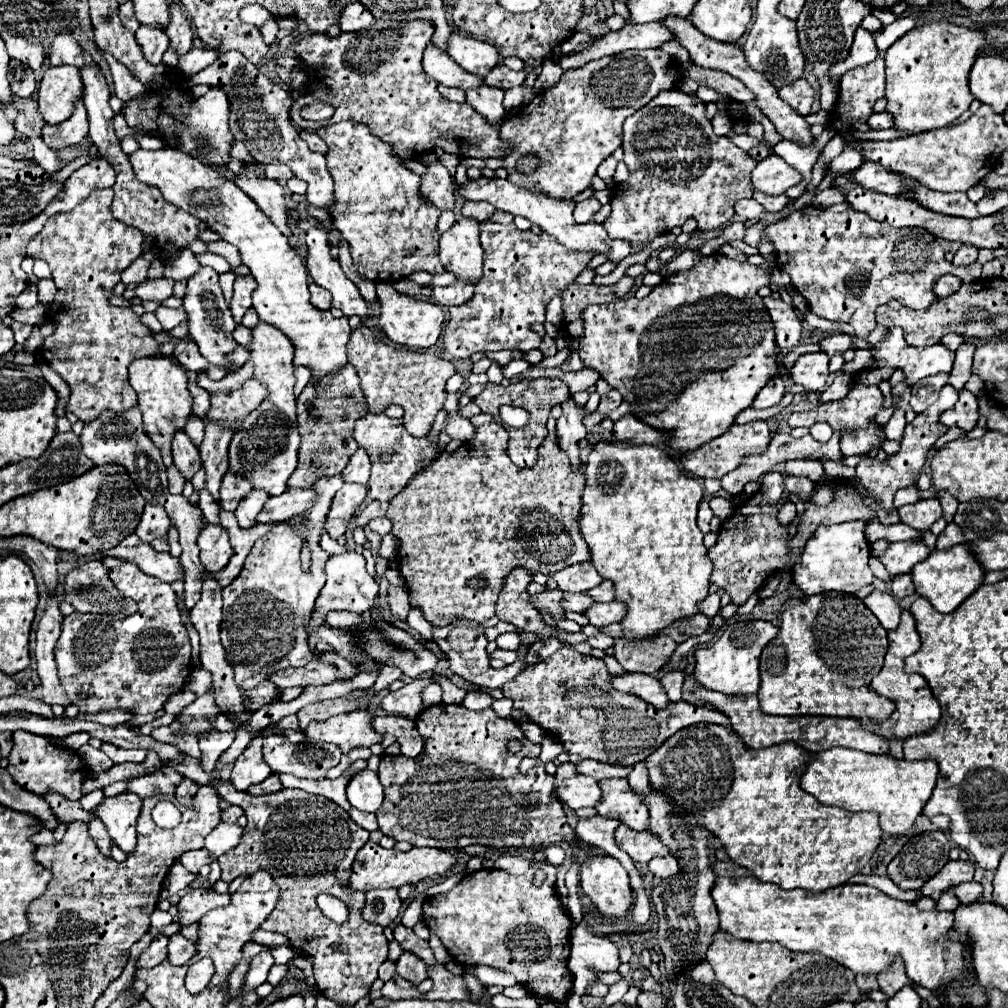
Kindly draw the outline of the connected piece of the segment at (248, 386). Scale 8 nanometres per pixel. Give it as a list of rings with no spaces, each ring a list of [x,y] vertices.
[[[248,380],[242,388],[232,392],[214,392],[210,394],[210,410],[204,420],[212,420],[236,434],[244,422],[244,416],[256,410],[264,398],[268,398],[268,390],[258,380]]]

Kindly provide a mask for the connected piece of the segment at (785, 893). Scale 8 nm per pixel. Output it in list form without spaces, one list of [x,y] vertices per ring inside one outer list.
[[[740,876],[740,878],[716,878],[710,894],[720,916],[720,930],[736,936],[738,940],[778,942],[792,952],[818,952],[854,970],[856,974],[868,974],[868,972],[880,974],[888,970],[894,956],[902,956],[908,978],[916,984],[922,984],[928,990],[940,990],[942,986],[952,984],[952,980],[964,982],[968,976],[962,958],[964,948],[948,940],[948,932],[954,924],[952,912],[918,910],[916,904],[894,900],[884,892],[880,892],[878,888],[866,884],[842,884],[838,888],[812,894],[800,888],[782,890],[776,884],[756,880],[754,876]]]

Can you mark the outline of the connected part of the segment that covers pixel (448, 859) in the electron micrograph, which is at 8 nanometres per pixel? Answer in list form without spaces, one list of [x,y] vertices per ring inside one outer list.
[[[368,840],[368,844],[360,848],[352,864],[352,876],[348,880],[348,888],[368,892],[374,888],[400,888],[402,884],[418,884],[424,878],[448,872],[454,864],[456,864],[456,856],[446,850],[436,850],[436,848],[412,848],[408,852],[384,850],[380,844]]]

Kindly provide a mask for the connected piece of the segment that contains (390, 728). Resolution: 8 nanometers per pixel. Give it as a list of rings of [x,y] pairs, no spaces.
[[[380,716],[376,718],[374,728],[380,730],[380,734],[390,732],[396,736],[396,742],[400,744],[400,754],[408,758],[416,758],[422,752],[422,738],[416,730],[416,724],[402,716]]]

